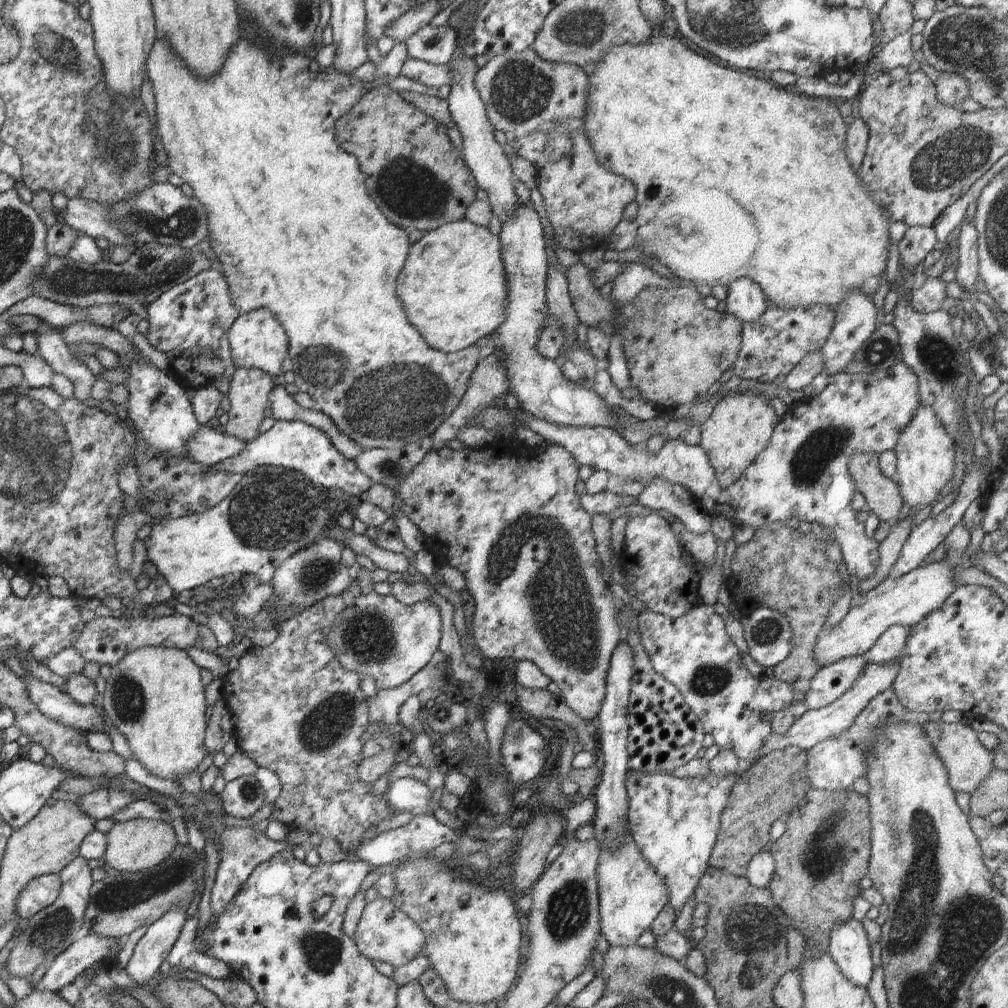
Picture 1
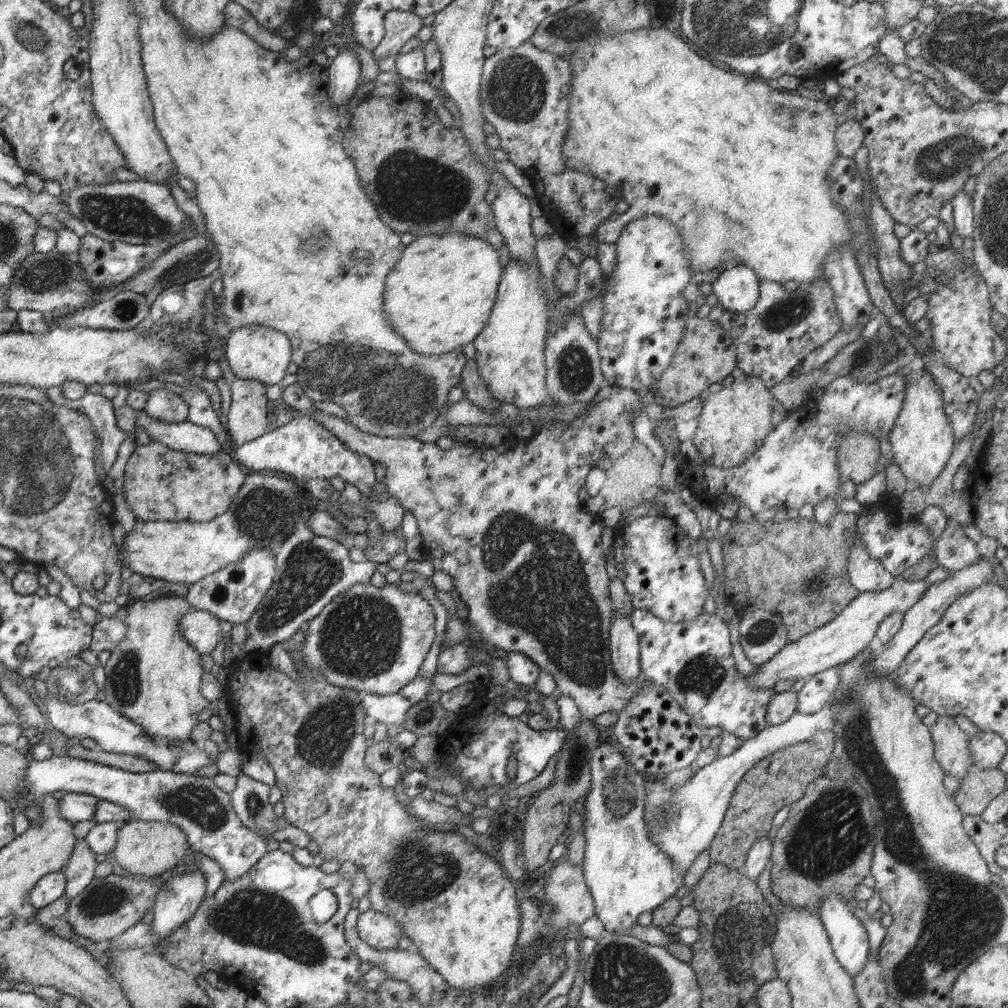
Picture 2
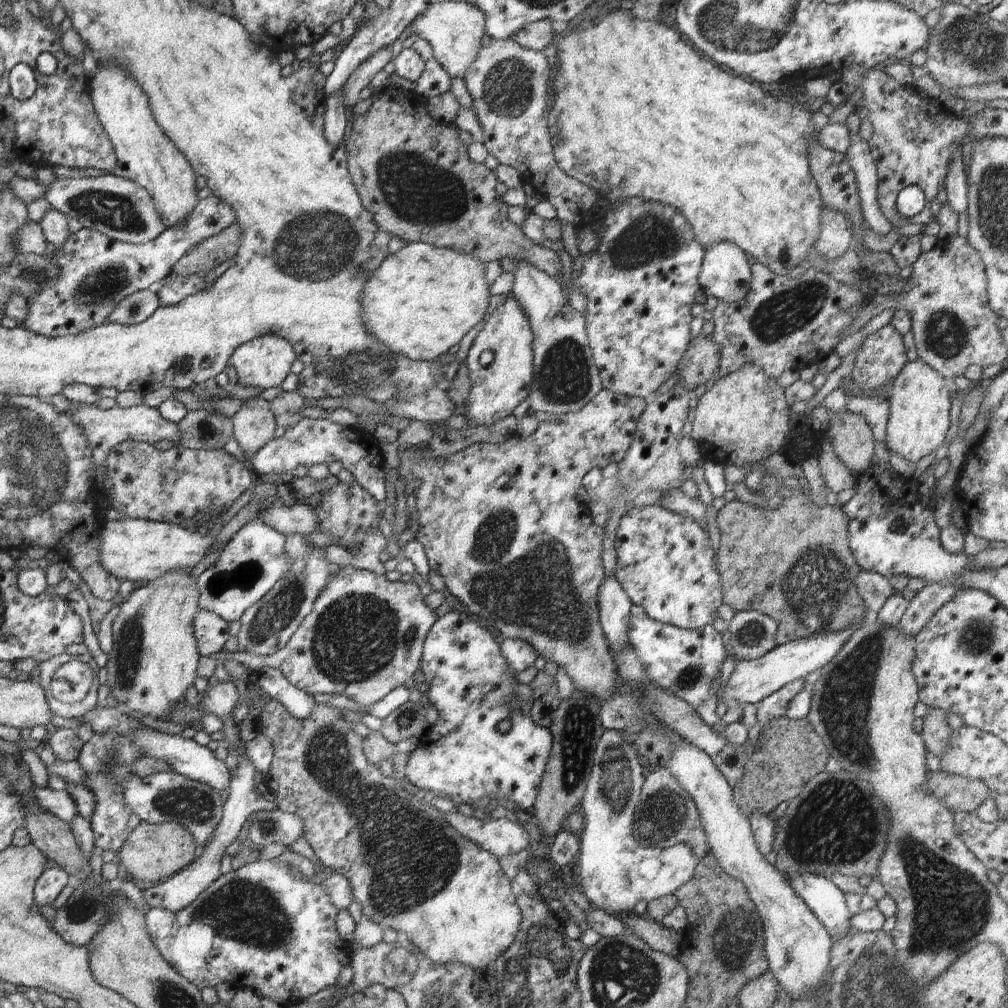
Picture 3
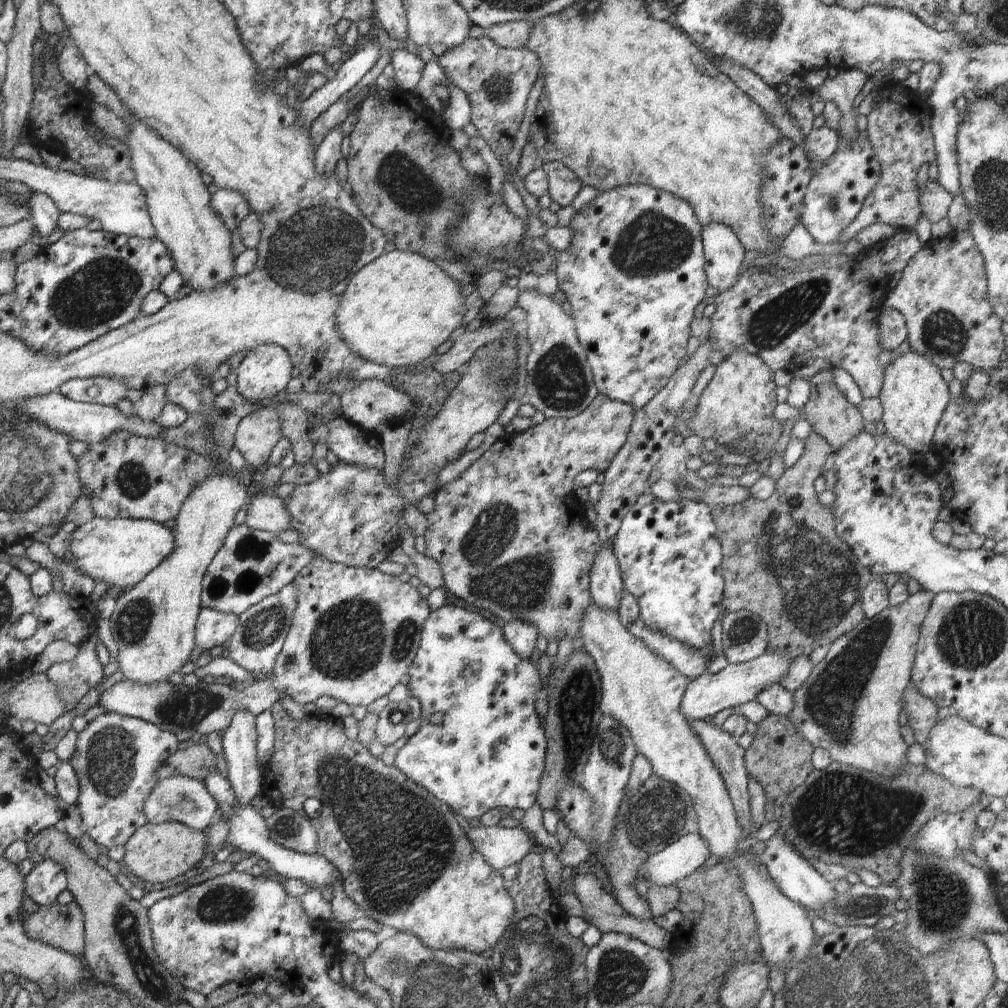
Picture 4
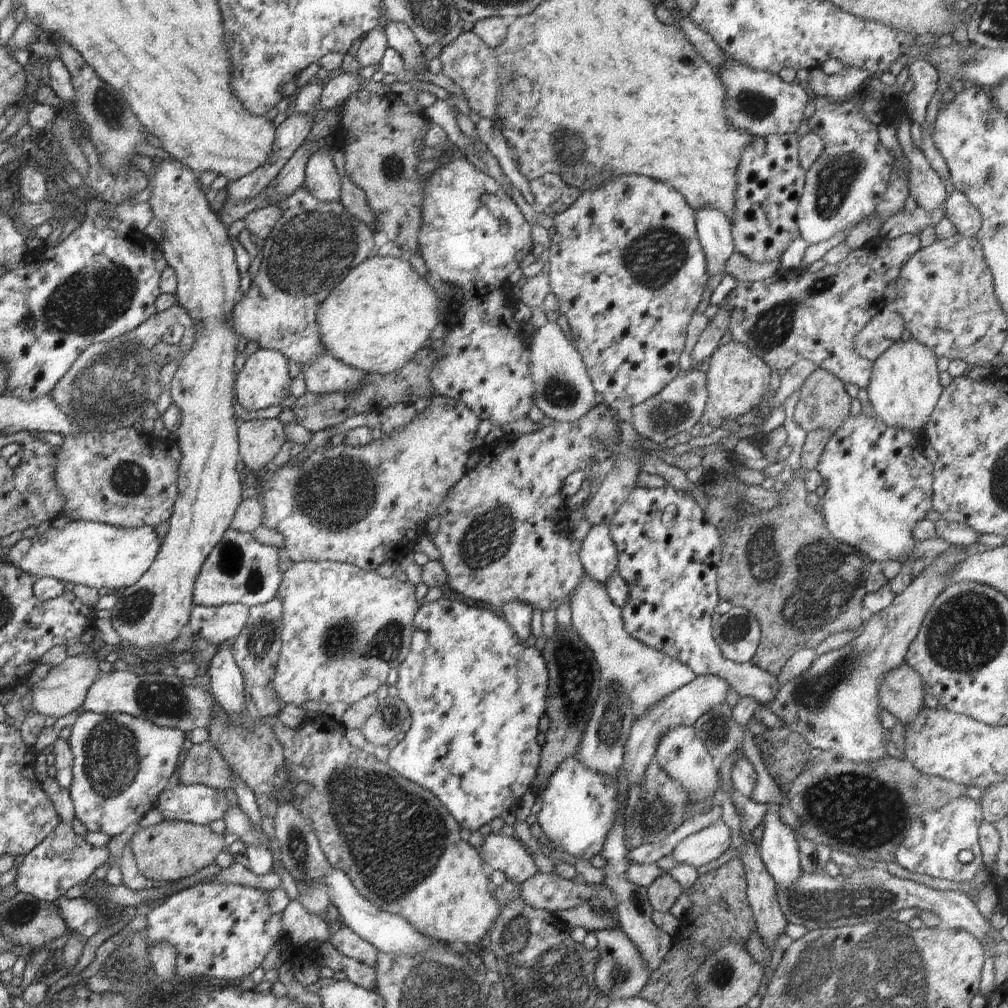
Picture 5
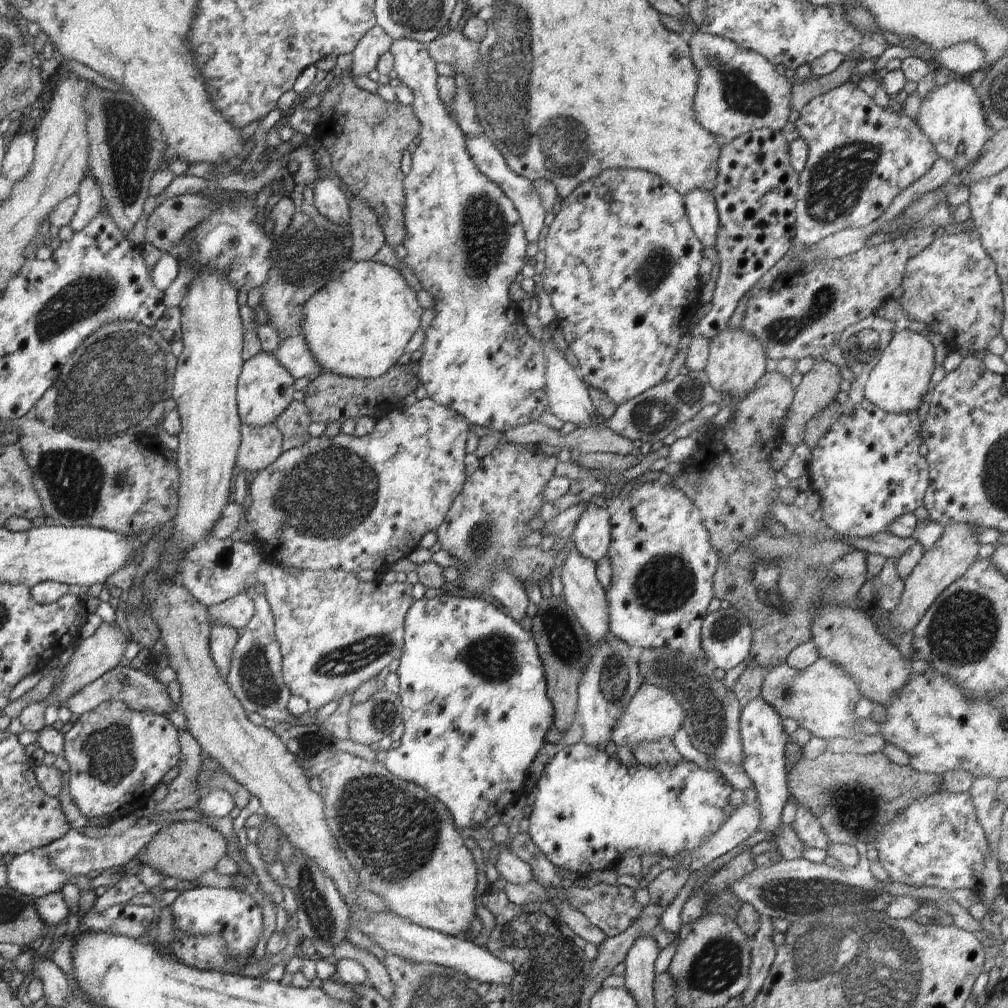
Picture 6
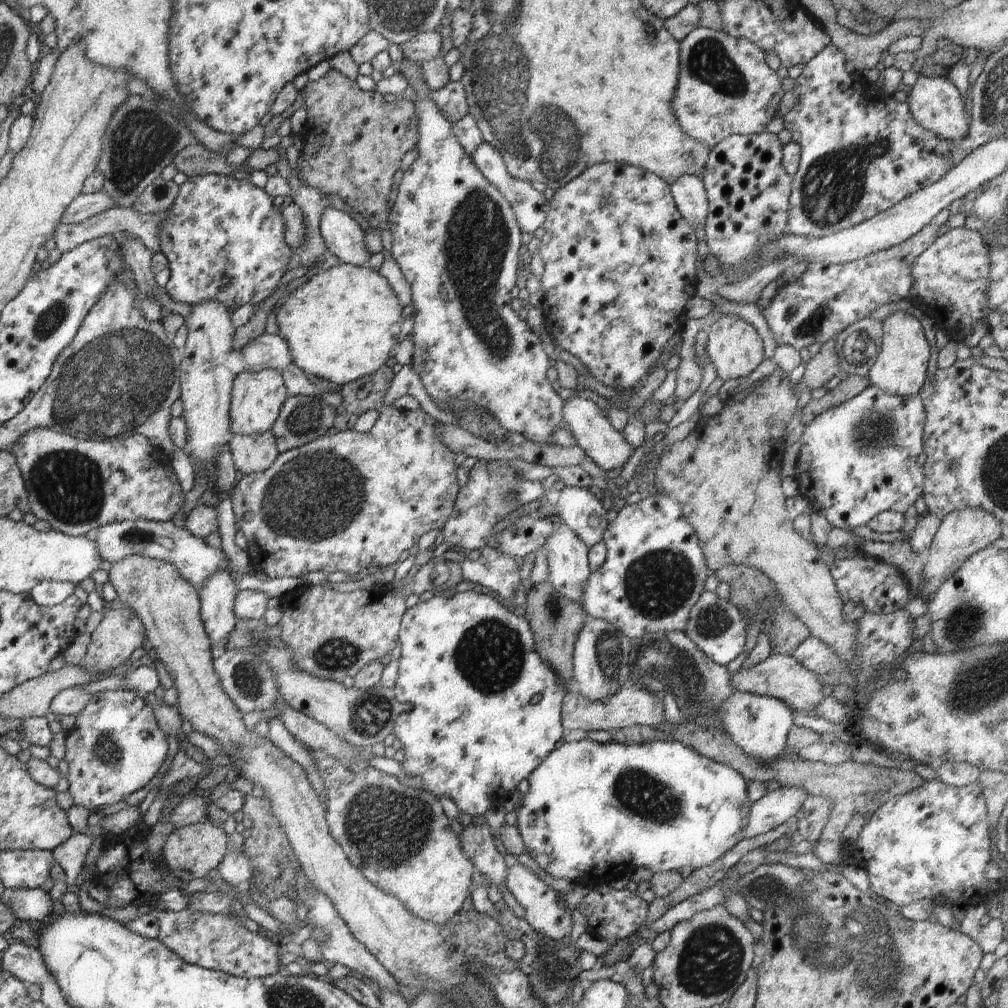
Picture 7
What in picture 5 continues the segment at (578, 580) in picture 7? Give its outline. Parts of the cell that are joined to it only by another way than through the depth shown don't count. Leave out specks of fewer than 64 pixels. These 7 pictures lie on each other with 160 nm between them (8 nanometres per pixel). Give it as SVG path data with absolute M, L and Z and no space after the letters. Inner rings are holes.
M582 576L580 586L570 596L569 606L571 626L576 636L592 652L600 669L601 681L624 694L634 718L644 716L650 708L658 706L658 702L668 698L672 692L696 679L697 675L682 662L630 636L624 628L621 609L612 603L605 586L598 584L590 576Z

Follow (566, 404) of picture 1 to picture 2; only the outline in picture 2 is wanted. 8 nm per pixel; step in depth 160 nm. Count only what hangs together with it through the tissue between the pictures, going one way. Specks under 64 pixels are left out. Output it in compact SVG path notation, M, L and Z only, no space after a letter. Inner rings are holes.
M509 258L503 268L502 278L497 289L494 309L488 320L488 324L479 336L474 340L476 347L476 363L479 374L488 386L488 392L501 404L513 404L518 409L536 408L556 405L552 396L548 394L548 382L546 382L546 358L544 357L545 338L548 326L548 304L544 298L544 292L540 288L541 272L538 260L532 262L520 262Z

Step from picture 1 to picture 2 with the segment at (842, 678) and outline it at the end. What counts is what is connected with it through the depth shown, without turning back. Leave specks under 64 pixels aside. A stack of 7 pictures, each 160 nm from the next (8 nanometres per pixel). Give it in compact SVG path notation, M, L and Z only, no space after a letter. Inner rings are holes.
M840 665L809 678L797 694L797 712L815 714L828 705L840 684Z

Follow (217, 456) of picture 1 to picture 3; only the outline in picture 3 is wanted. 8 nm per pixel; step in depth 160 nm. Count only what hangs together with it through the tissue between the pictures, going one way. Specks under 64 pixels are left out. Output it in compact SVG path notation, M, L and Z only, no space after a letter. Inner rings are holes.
M75 403L75 405L72 405L67 411L62 413L66 413L73 418L89 442L96 464L95 485L99 492L103 490L103 466L111 448L126 441L142 441L153 445L158 440L174 440L177 444L180 436L180 429L177 424L167 421L158 412L157 408L147 407L146 405L128 408L116 405L104 410L96 405Z

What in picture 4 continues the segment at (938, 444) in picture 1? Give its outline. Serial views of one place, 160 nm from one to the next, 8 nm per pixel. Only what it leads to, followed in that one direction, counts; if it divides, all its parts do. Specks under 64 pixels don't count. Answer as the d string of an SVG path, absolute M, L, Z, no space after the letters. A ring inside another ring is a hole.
M910 351L896 355L885 368L881 393L877 398L883 408L886 434L904 444L913 453L924 455L932 450L932 435L950 398L948 383L941 370L925 356Z

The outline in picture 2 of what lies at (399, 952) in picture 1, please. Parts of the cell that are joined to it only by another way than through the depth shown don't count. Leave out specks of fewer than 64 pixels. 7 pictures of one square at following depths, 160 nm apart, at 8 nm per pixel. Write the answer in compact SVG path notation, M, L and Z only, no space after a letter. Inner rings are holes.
M375 909L359 914L356 929L363 942L380 951L398 949L399 940L406 936L402 924Z

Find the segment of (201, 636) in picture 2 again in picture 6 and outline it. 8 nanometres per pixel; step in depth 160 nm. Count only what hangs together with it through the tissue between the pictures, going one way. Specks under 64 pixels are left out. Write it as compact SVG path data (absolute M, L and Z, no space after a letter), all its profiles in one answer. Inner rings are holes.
M240 593L217 605L207 607L209 622L244 629L255 615L255 604L246 593Z

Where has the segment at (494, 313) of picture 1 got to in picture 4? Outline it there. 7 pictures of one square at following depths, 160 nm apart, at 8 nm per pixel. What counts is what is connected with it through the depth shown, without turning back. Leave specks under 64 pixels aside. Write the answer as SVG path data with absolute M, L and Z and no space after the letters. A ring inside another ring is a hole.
M395 249L365 264L352 276L344 292L346 300L339 300L335 321L337 332L348 348L360 357L360 362L374 362L388 368L417 365L431 354L435 354L436 348L450 338L453 330L463 326L462 318L467 309L464 305L465 298L462 298L457 281L447 276L438 267L438 262L420 253Z

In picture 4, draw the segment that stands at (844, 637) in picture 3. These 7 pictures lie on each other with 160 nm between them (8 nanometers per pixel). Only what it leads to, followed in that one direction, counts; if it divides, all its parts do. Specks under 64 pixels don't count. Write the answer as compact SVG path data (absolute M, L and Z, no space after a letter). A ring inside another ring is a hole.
M764 653L747 663L729 664L717 673L706 672L689 681L681 700L681 713L684 718L702 720L718 714L724 708L737 707L749 700L755 700L763 688L779 683L786 676L793 660L785 654Z

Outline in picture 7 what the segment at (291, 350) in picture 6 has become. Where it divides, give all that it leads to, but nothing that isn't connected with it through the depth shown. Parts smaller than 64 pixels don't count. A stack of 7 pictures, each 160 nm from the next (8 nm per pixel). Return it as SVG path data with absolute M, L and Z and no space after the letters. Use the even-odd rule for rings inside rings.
M265 332L239 351L244 370L249 373L264 369L279 371L293 363L288 343L280 334Z

